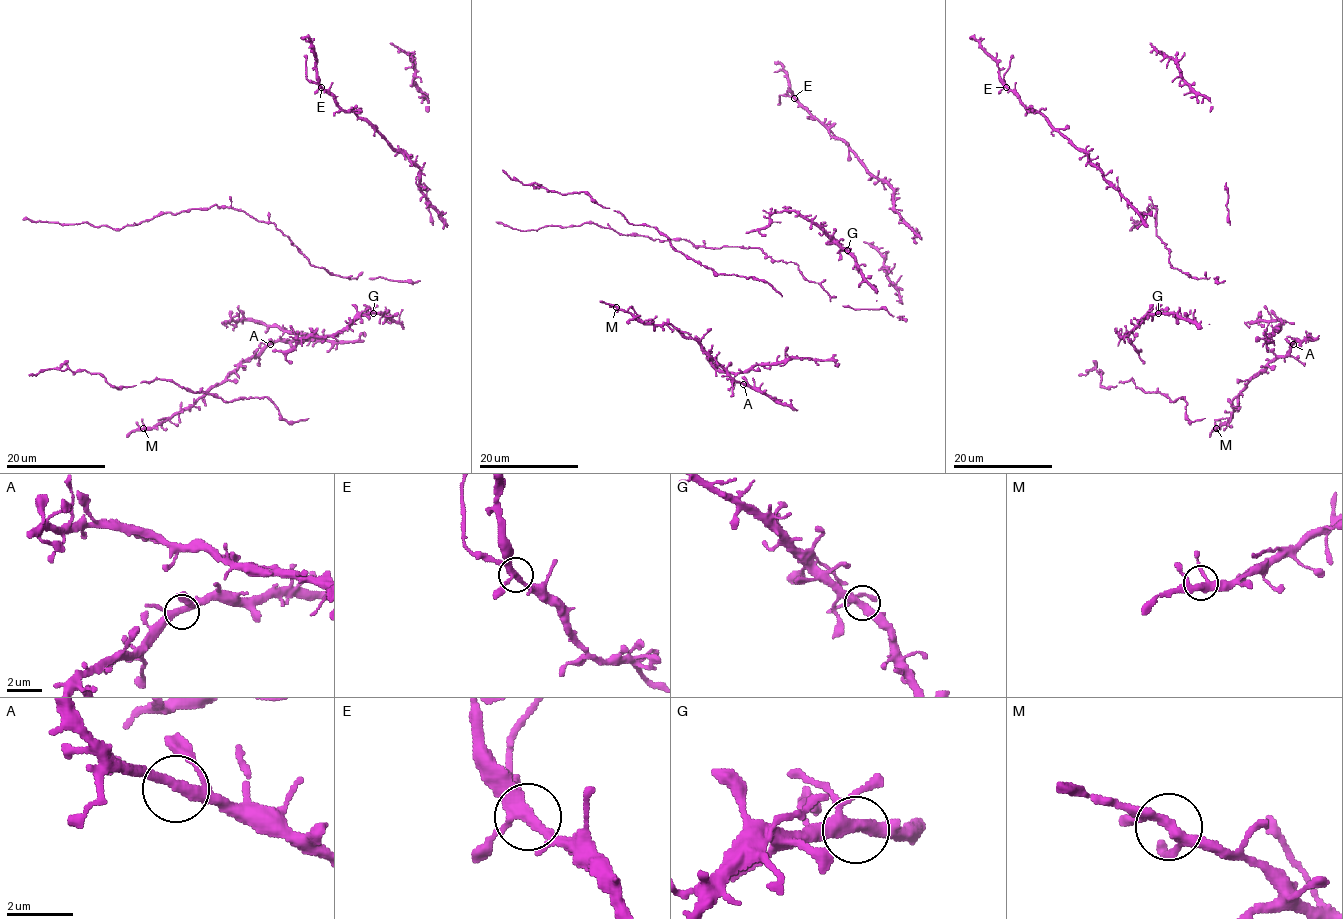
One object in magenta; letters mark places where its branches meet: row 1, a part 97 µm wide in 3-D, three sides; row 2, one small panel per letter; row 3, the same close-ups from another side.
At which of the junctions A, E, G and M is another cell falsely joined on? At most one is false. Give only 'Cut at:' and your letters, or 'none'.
Cut at: none

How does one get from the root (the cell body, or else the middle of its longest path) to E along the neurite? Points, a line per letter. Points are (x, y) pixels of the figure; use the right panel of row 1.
E: (1137, 228), (1142, 222), (1141, 215), (1104, 177), (1091, 159), (1064, 137), (1041, 114), (1029, 111), (1006, 86)

